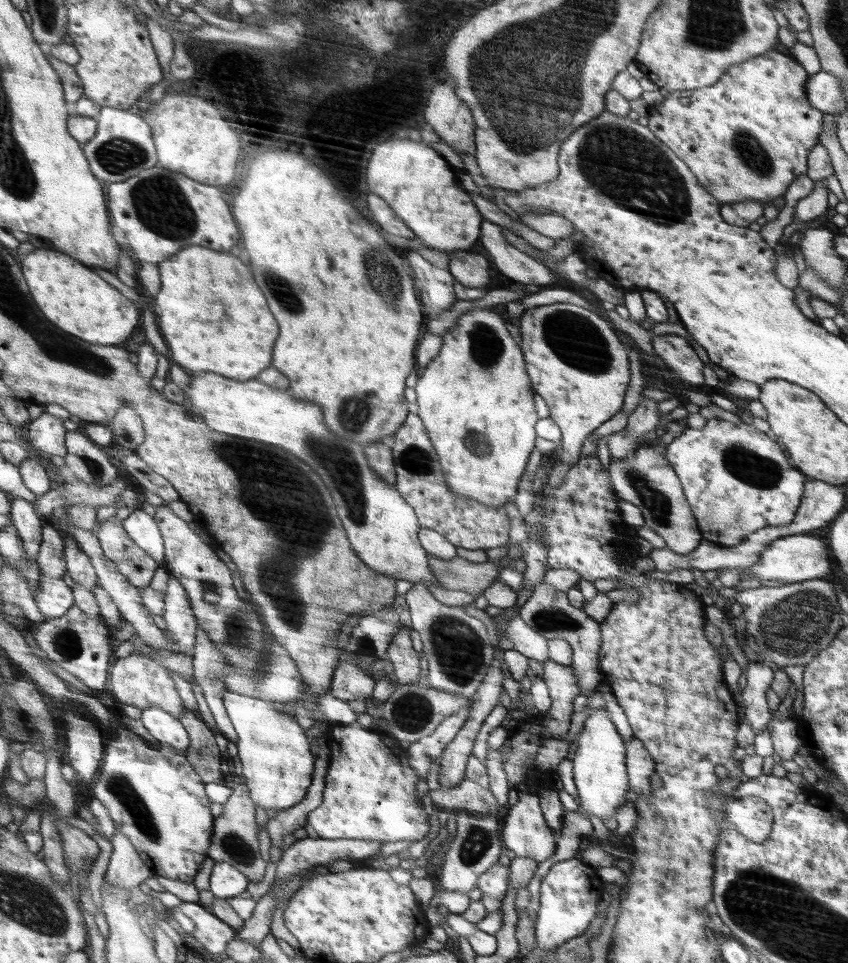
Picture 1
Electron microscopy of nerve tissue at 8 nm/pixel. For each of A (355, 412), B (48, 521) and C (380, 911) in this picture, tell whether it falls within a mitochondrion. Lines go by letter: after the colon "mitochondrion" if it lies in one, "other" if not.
A: mitochondrion
B: other
C: other

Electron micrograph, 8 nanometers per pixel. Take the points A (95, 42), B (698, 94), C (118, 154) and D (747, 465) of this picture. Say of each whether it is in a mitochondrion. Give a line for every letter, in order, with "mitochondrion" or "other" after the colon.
A: other
B: other
C: mitochondrion
D: mitochondrion

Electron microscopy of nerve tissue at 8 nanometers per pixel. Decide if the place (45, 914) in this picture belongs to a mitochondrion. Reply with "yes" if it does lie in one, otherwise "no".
yes

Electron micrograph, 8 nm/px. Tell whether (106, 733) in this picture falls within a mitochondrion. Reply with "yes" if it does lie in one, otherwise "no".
no

